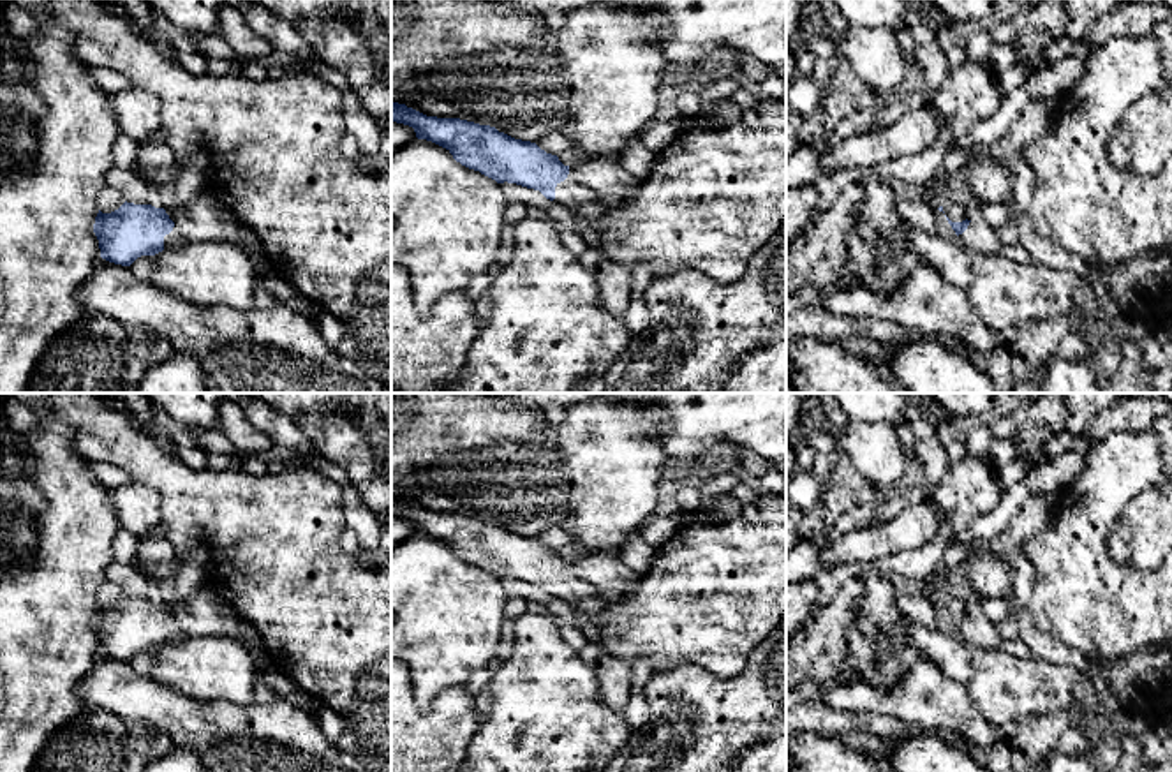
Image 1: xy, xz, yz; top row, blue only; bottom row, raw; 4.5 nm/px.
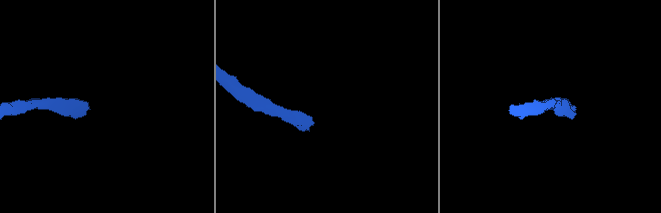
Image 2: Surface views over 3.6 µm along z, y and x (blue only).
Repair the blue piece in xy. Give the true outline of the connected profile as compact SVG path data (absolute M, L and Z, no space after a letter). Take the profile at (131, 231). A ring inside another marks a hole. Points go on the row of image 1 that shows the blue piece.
M127 201L111 213L99 210L93 233L100 257L122 266L185 241L164 208Z

